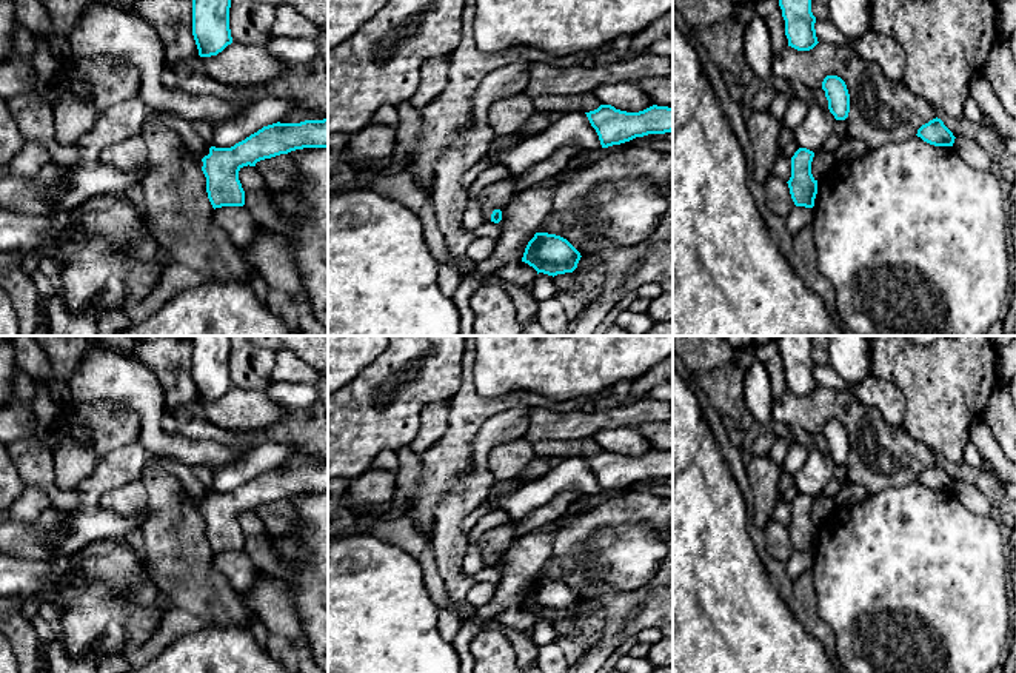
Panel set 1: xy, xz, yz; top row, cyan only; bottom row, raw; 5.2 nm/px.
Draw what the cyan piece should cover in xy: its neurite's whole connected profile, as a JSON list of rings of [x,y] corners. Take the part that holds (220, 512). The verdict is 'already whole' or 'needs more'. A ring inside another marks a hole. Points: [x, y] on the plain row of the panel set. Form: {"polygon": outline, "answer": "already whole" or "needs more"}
{"polygon": [[[328,462],[300,468],[263,471],[231,493],[208,493],[194,505],[206,522],[206,537],[212,553],[243,551],[245,536],[239,525],[243,511],[303,493],[328,493]]], "answer": "needs more"}

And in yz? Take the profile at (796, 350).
{"polygon": [[[779,336],[779,351],[785,365],[788,391],[810,396],[819,387],[816,382],[816,362],[811,357],[811,336]]], "answer": "already whole"}

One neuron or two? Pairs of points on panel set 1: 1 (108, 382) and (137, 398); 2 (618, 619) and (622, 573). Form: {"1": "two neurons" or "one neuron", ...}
{"1": "one neuron", "2": "two neurons"}

